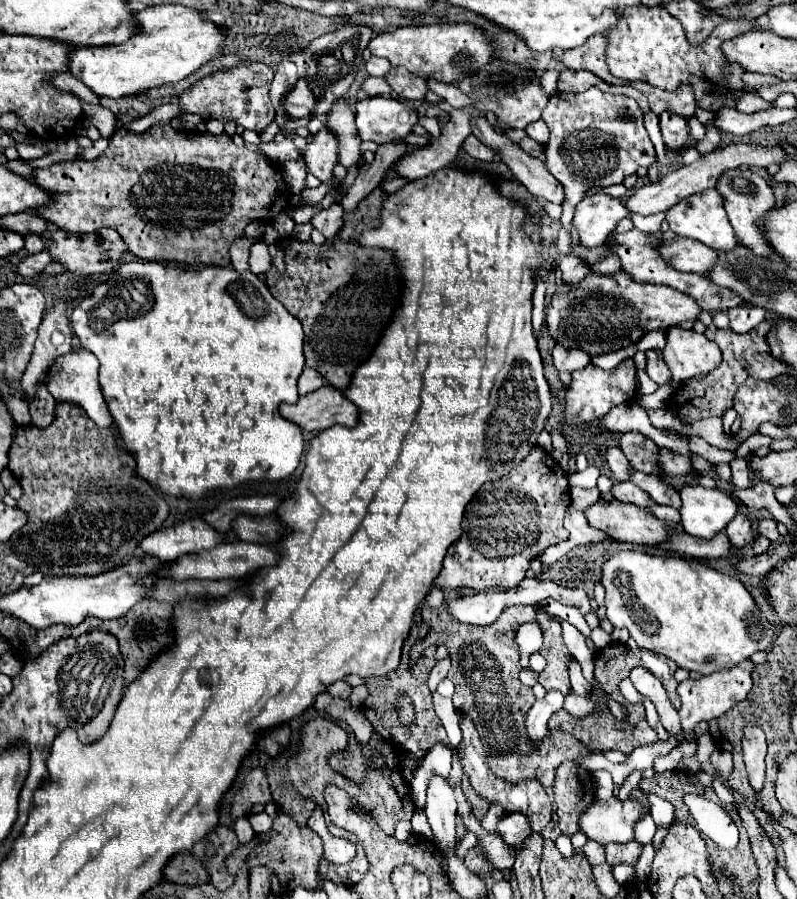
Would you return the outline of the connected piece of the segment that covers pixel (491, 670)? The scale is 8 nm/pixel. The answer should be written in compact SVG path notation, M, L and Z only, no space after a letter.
M425 605L421 611L421 621L427 623L429 635L427 645L445 645L451 657L451 669L449 679L455 683L453 693L453 705L459 709L459 697L471 697L463 713L475 723L479 737L485 745L487 761L491 771L509 783L517 783L527 777L535 777L543 783L543 787L551 787L551 777L555 765L559 765L565 759L579 757L585 753L583 743L579 743L571 735L557 733L557 751L549 755L541 755L527 743L525 733L525 717L531 709L535 695L531 687L525 687L519 681L517 669L521 669L519 663L519 645L515 641L515 635L523 623L537 623L537 609L535 607L509 607L505 609L499 619L489 627L475 627L465 625L457 621L451 613L447 613L445 607L429 607Z

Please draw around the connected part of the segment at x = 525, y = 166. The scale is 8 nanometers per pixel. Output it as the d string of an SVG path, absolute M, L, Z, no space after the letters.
M485 115L471 117L471 135L475 135L481 143L485 143L487 147L491 147L491 149L499 155L499 159L509 167L509 171L511 171L511 175L515 177L515 181L517 181L517 183L523 183L525 189L527 189L533 197L545 199L545 201L551 201L551 203L557 203L557 205L563 203L563 199L565 199L565 197L563 197L563 187L561 187L561 183L547 171L543 159L537 159L537 157L527 155L527 153L525 153L517 143L513 143L509 137L497 133L497 131L493 129L493 125L485 119Z

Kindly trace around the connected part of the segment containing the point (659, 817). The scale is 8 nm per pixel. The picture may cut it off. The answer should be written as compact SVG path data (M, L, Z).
M645 793L645 797L649 799L649 807L651 807L651 815L655 819L655 825L657 827L671 825L673 823L673 805L653 793Z

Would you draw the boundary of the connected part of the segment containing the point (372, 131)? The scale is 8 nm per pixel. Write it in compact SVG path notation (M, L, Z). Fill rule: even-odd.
M375 95L357 101L355 123L363 141L389 143L411 131L417 123L417 113L397 99Z

